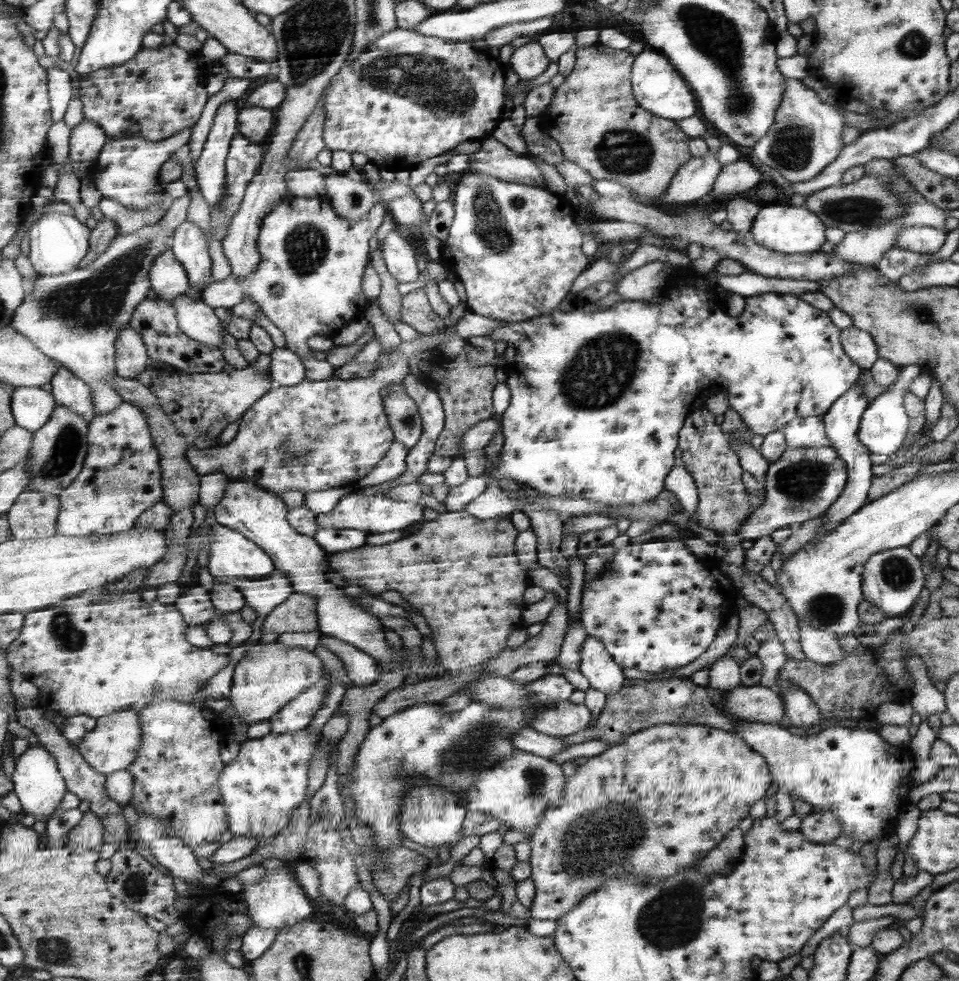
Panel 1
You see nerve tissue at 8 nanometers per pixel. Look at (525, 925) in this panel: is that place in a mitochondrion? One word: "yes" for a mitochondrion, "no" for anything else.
no

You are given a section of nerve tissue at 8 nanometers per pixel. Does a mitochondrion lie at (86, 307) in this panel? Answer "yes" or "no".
yes

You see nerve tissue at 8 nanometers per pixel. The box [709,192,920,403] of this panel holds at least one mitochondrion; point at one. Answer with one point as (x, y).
(855, 210)

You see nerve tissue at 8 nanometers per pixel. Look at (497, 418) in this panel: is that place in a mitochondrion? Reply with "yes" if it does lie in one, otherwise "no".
no

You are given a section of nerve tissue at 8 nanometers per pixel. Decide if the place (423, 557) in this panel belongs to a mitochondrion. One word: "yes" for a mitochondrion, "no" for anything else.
yes

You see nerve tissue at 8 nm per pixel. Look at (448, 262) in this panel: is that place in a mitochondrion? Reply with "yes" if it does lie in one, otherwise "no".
no

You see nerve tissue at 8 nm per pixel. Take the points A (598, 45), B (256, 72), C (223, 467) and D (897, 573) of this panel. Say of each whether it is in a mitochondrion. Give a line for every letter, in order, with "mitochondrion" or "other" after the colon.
A: other
B: other
C: other
D: mitochondrion

